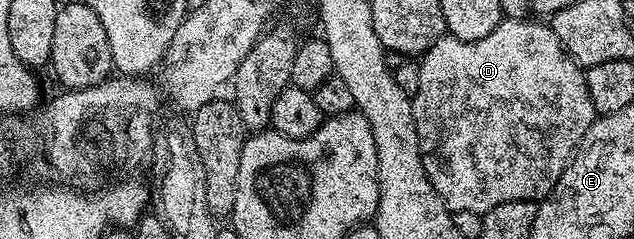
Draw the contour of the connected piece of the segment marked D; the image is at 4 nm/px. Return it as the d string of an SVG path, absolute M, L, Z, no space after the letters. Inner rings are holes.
M504 19L499 22L485 39L476 41L462 41L450 35L444 35L429 47L429 51L422 54L418 62L420 67L420 83L417 93L411 98L413 107L413 123L417 127L417 139L419 140L419 150L423 152L423 166L425 175L429 183L433 183L433 191L441 195L445 207L452 213L457 211L473 211L480 215L493 211L501 203L510 201L534 201L541 202L544 197L549 196L554 185L560 179L566 165L570 163L575 149L582 141L582 137L590 129L590 125L596 121L597 114L593 107L593 99L589 95L587 86L587 74L584 66L574 61L567 54L563 44L557 39L557 35L551 30L550 24L538 25L535 19L524 19L513 21Z

